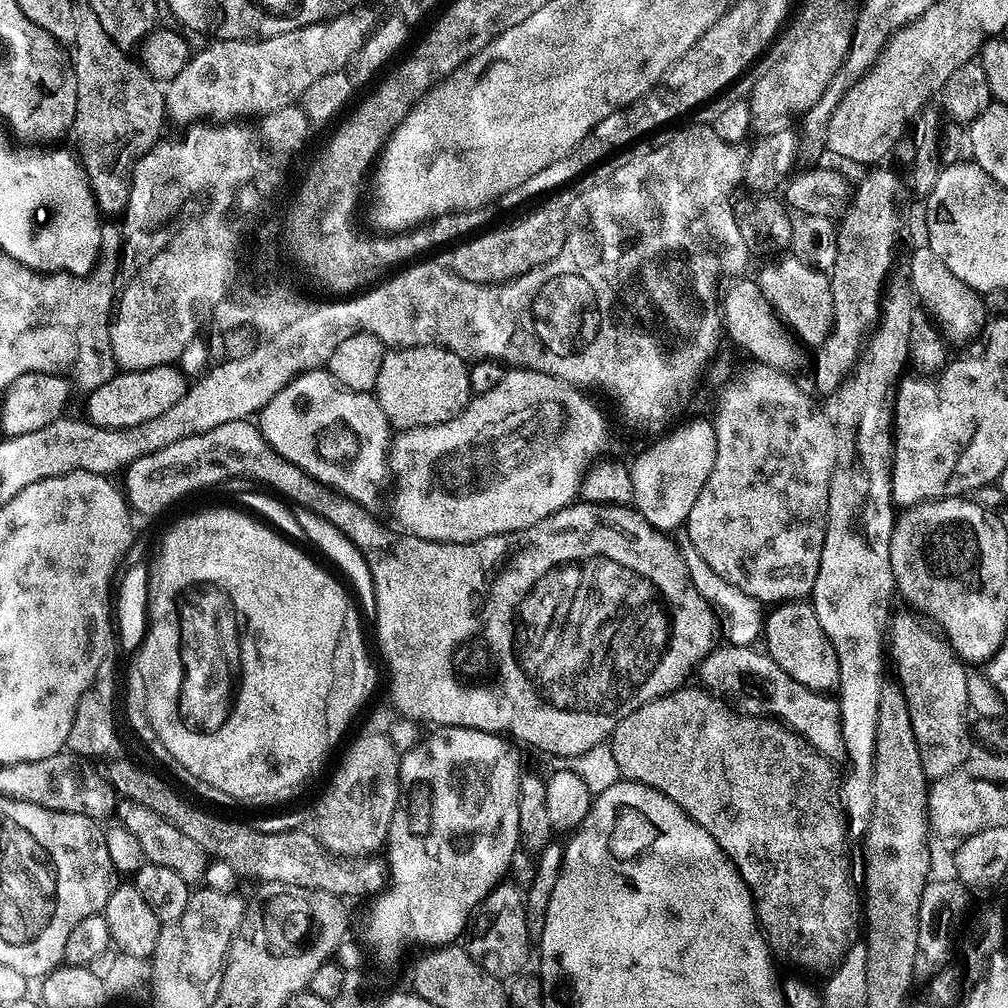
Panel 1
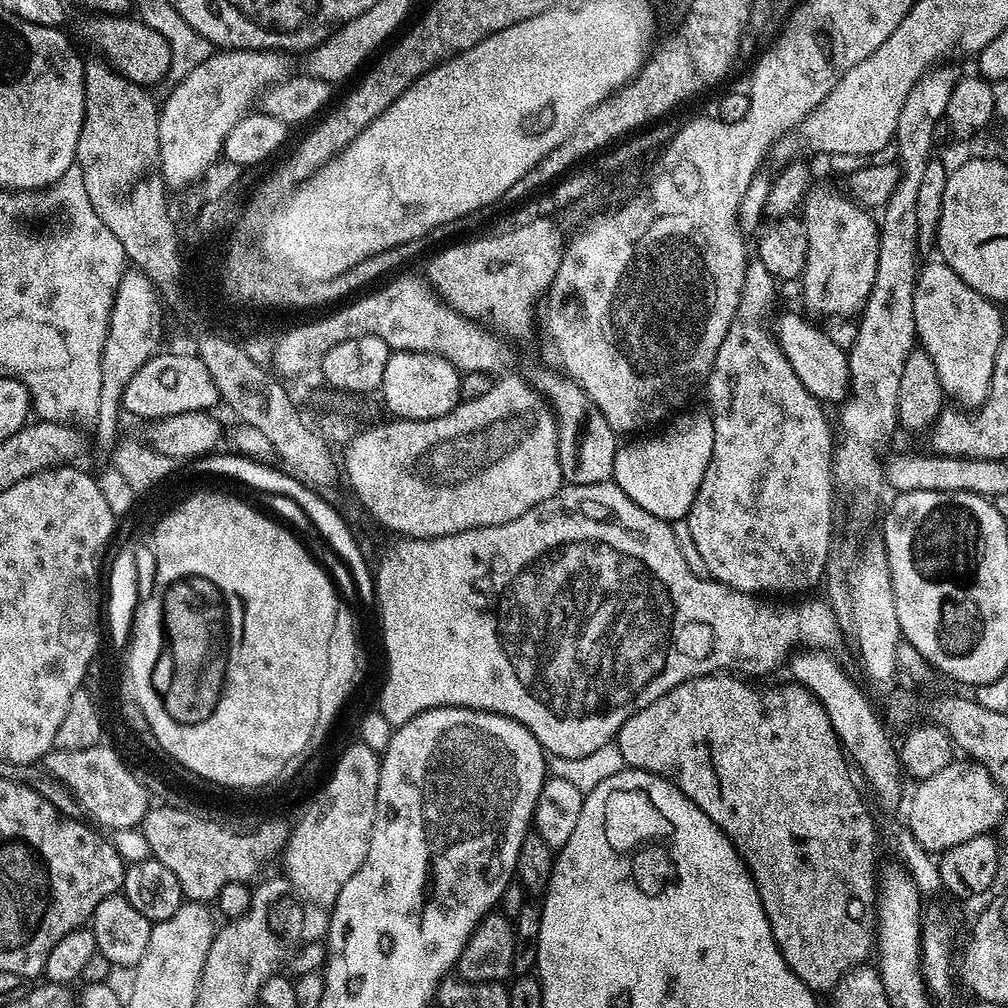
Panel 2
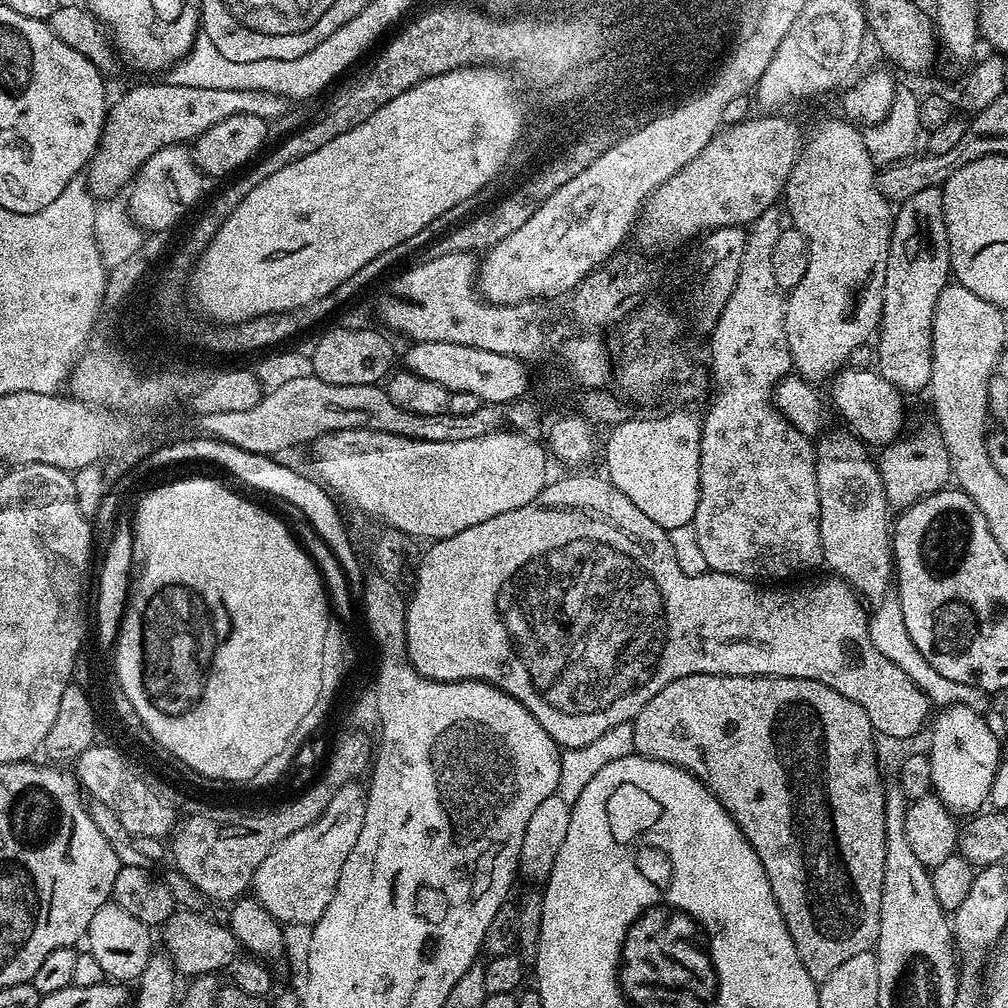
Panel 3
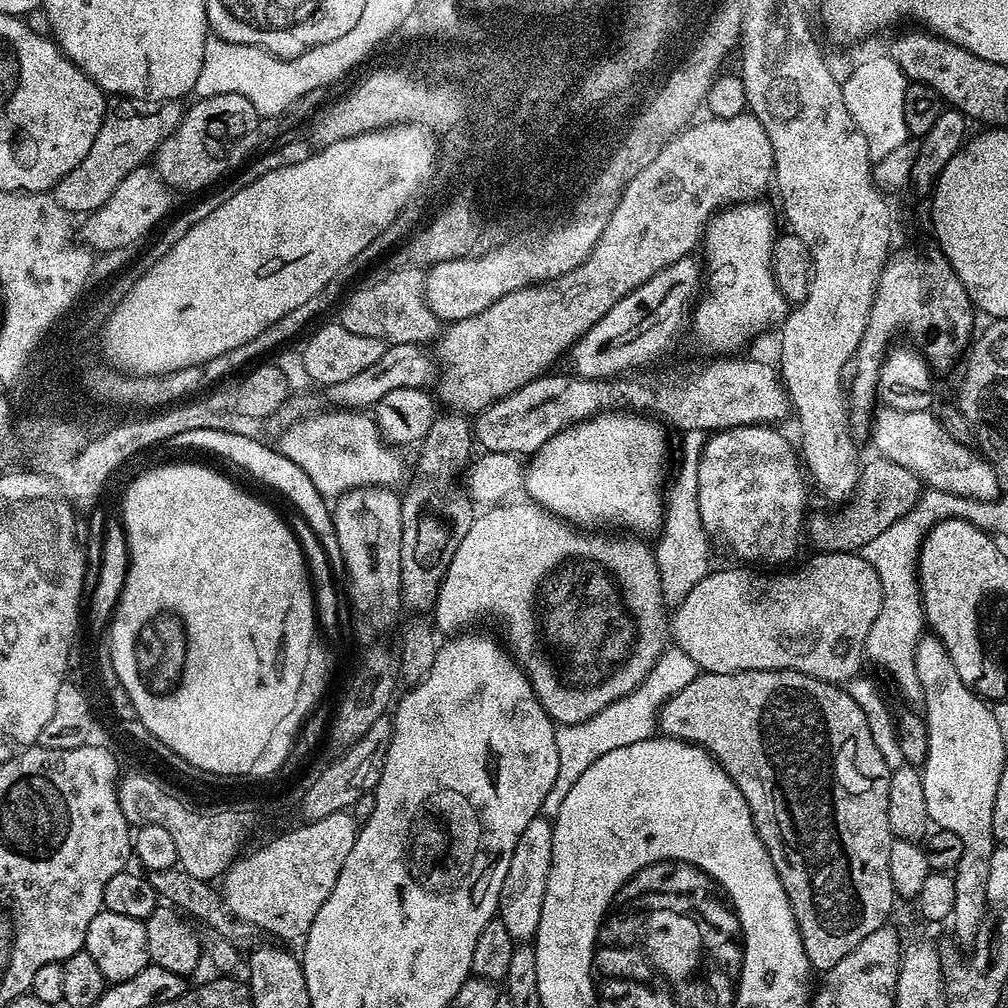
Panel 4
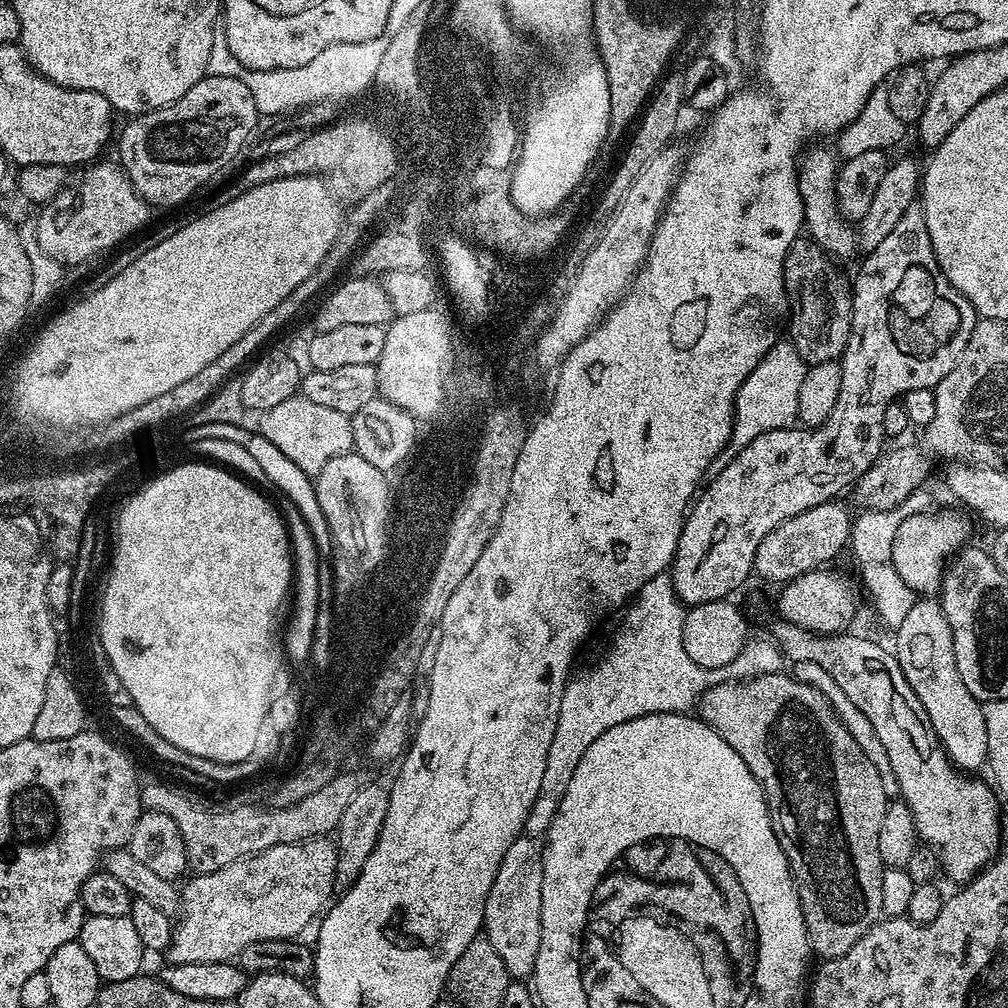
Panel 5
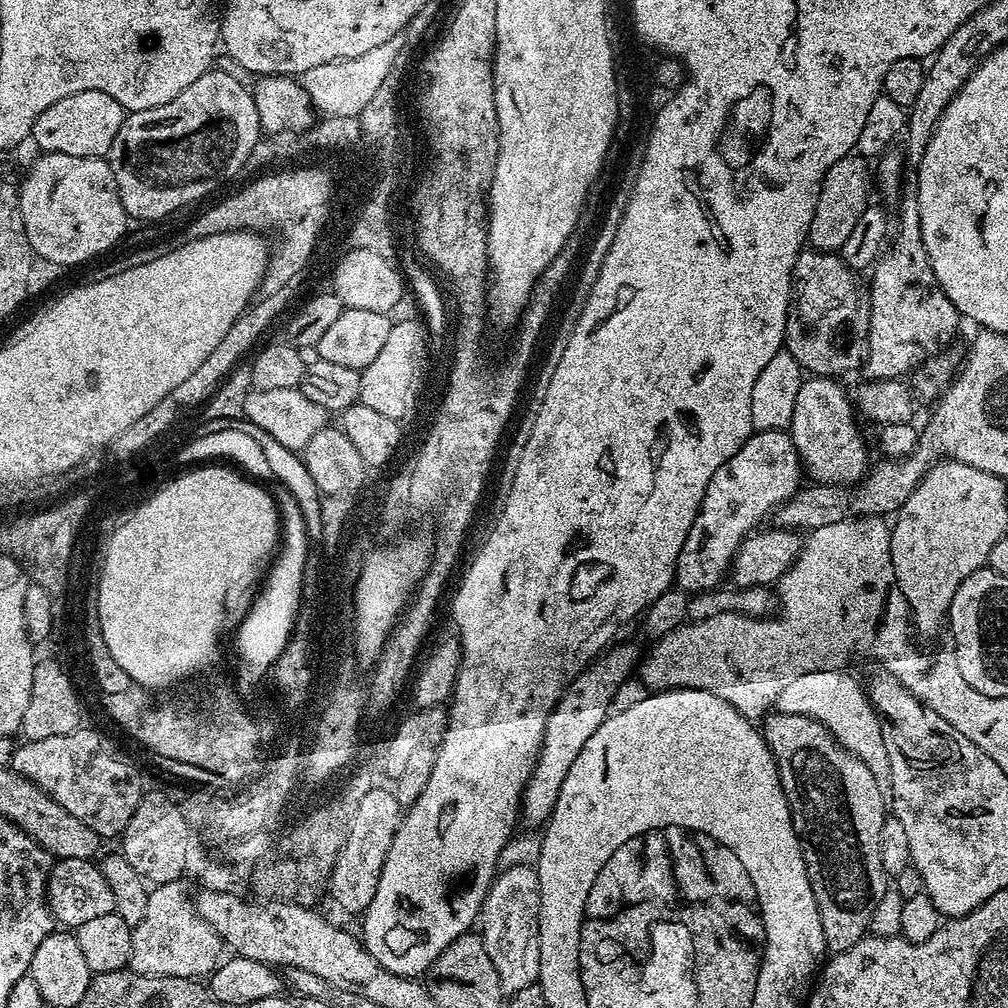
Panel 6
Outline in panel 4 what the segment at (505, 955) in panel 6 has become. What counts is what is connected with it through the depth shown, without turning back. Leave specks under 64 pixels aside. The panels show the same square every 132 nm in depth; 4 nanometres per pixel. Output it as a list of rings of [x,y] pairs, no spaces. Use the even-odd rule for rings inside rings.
[[[543,815],[536,816],[522,830],[522,838],[514,846],[514,854],[510,858],[510,870],[506,870],[506,879],[502,881],[502,894],[500,895],[500,907],[498,919],[510,930],[513,941],[528,942],[533,939],[538,930],[538,922],[542,918],[542,898],[546,898],[546,878],[550,874],[550,862],[552,861],[552,826],[553,821]]]

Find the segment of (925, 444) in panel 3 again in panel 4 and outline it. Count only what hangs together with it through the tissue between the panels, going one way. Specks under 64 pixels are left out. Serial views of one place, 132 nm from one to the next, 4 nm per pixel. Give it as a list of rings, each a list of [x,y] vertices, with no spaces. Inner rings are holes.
[[[872,458],[863,465],[860,481],[851,500],[843,505],[837,516],[816,516],[807,521],[806,536],[812,539],[813,549],[822,552],[859,553],[868,542],[873,541],[882,530],[886,530],[907,514],[918,502],[922,493],[922,482],[906,466],[898,466],[883,458]]]

